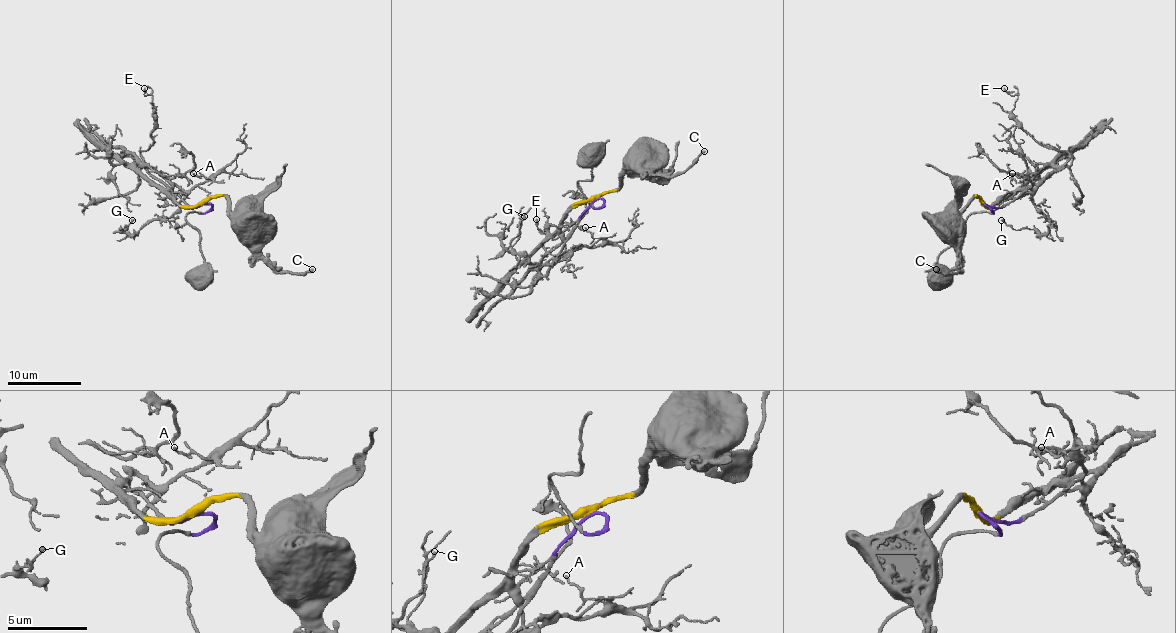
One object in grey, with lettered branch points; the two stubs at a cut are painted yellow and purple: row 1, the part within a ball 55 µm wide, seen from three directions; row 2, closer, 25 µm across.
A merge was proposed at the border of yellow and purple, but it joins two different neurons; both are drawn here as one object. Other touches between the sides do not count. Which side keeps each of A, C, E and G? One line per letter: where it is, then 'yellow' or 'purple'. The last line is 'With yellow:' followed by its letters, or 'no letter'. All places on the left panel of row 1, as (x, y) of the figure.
A: (193, 173) | purple
C: (312, 269) | yellow
E: (144, 88) | purple
G: (132, 220) | purple
With yellow: C

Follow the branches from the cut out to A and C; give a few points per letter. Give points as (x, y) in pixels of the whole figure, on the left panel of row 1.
A: (203, 204), (191, 207), (172, 189), (189, 191), (211, 178), (192, 173)
C: (203, 204), (211, 198), (224, 196), (242, 233), (284, 270), (304, 274), (312, 268)

